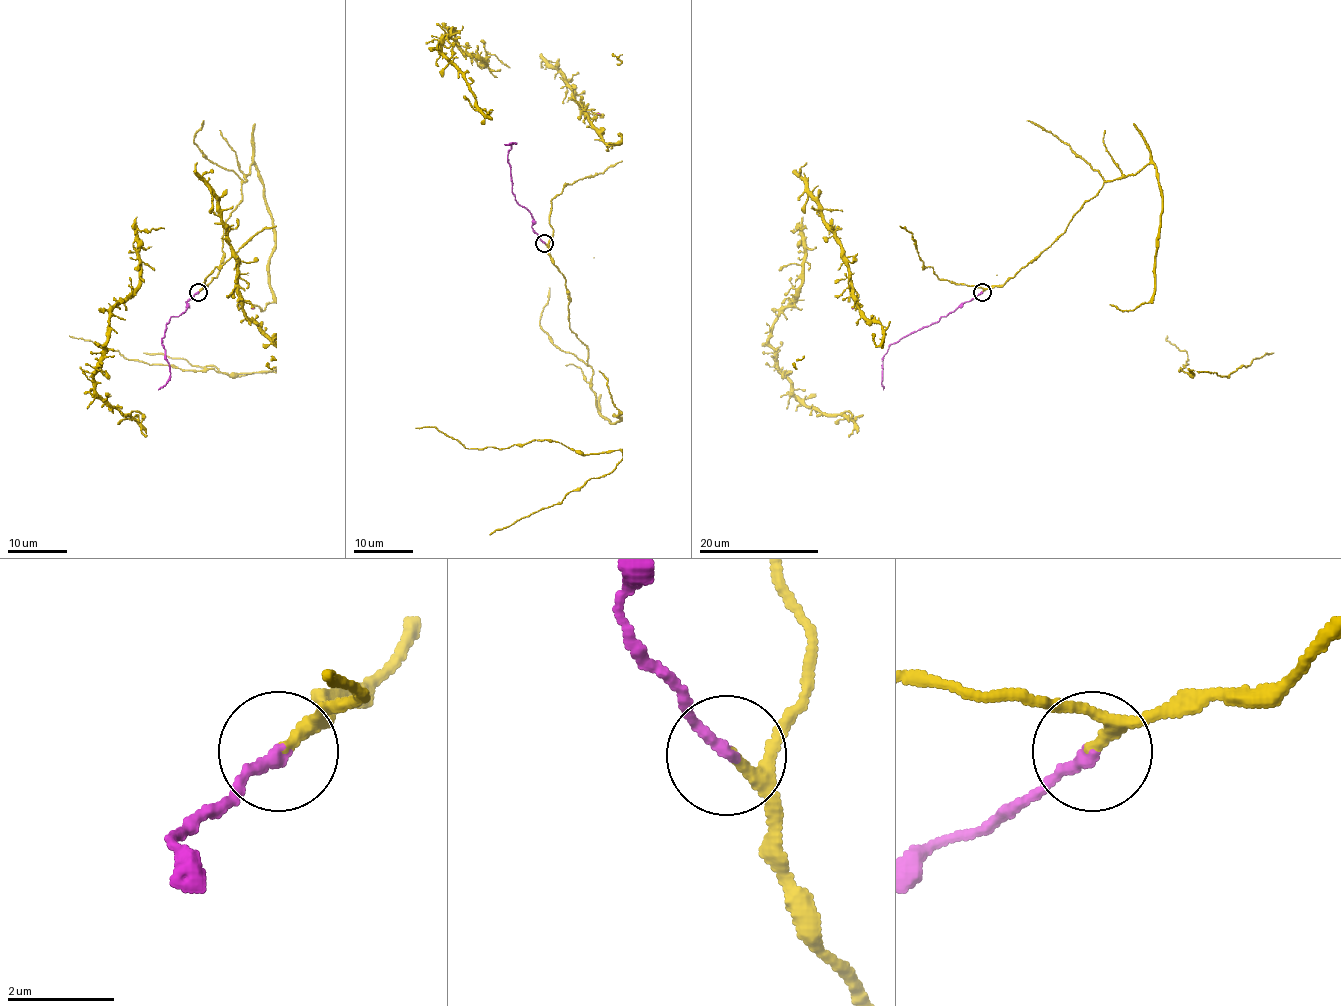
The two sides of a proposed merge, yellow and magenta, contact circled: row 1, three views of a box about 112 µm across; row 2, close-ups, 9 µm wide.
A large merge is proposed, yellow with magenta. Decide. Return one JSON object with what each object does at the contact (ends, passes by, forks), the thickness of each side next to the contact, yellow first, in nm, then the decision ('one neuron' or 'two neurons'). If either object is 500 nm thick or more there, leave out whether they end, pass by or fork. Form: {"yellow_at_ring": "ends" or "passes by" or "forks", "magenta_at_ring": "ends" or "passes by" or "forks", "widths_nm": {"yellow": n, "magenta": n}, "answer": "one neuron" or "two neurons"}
{"yellow_at_ring": "passes by", "magenta_at_ring": "ends", "widths_nm": {"yellow": 170, "magenta": 240}, "answer": "one neuron"}

